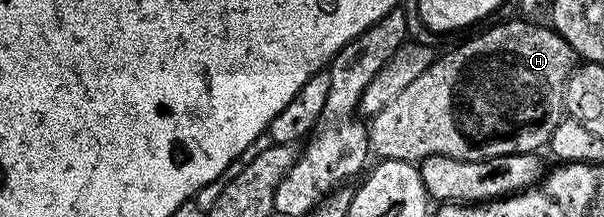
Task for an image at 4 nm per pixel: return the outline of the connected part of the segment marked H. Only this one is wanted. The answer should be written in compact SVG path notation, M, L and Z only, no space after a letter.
M523 19L515 20L504 21L501 25L496 25L493 29L488 29L485 33L480 33L477 37L462 42L457 49L452 49L449 53L441 52L435 63L430 67L426 67L426 71L422 71L422 75L418 75L418 79L414 79L414 83L410 83L410 87L406 87L406 91L400 92L388 106L382 107L382 111L378 111L378 115L374 115L367 122L368 144L371 152L375 156L377 153L377 158L385 161L419 163L426 160L430 155L462 159L463 161L485 161L502 155L510 155L511 153L536 153L540 151L540 148L543 150L548 144L550 135L554 135L554 127L558 127L558 123L564 120L566 116L564 92L566 91L568 76L571 75L578 58L572 52L570 43L566 43L566 39L562 39L562 35L547 24Z

